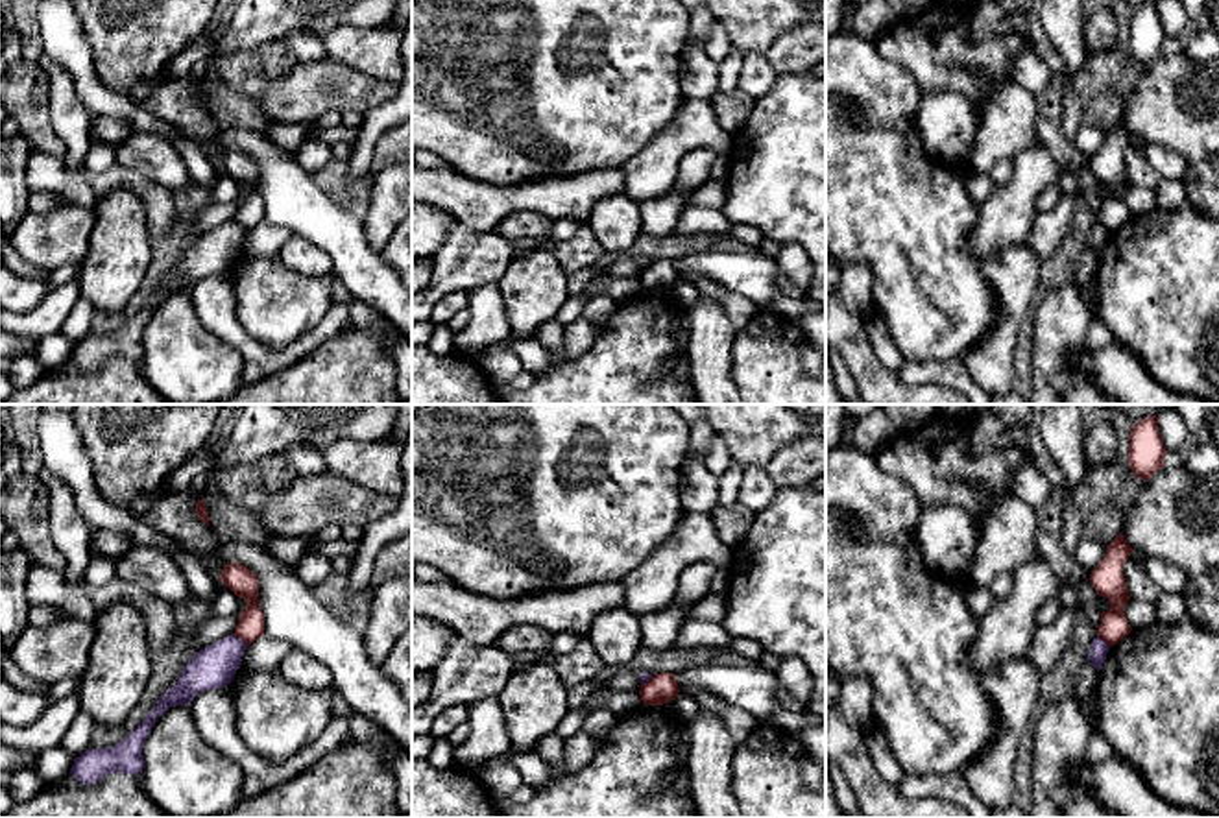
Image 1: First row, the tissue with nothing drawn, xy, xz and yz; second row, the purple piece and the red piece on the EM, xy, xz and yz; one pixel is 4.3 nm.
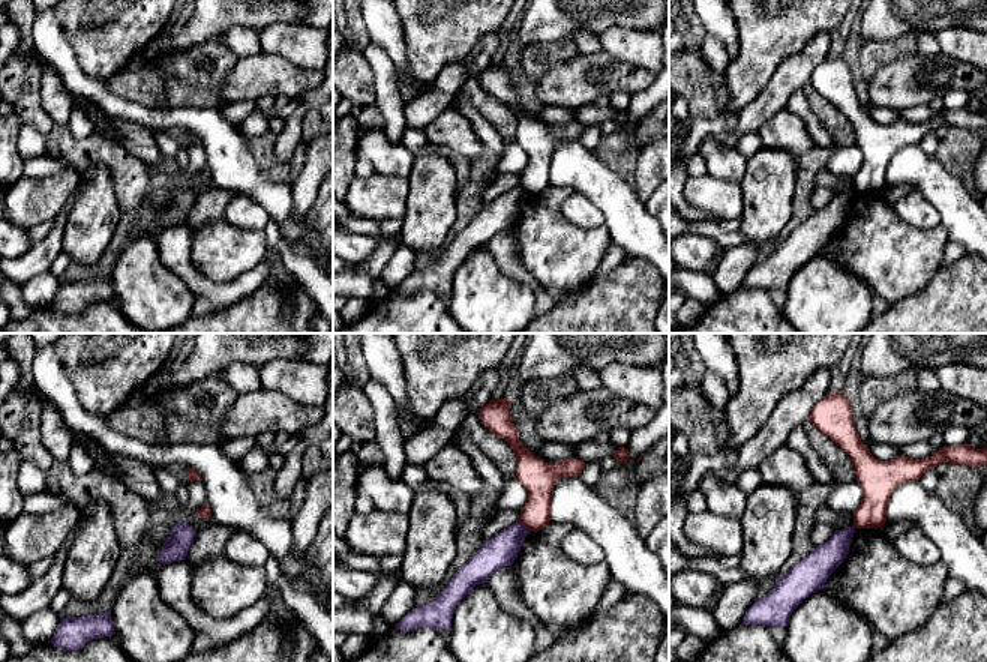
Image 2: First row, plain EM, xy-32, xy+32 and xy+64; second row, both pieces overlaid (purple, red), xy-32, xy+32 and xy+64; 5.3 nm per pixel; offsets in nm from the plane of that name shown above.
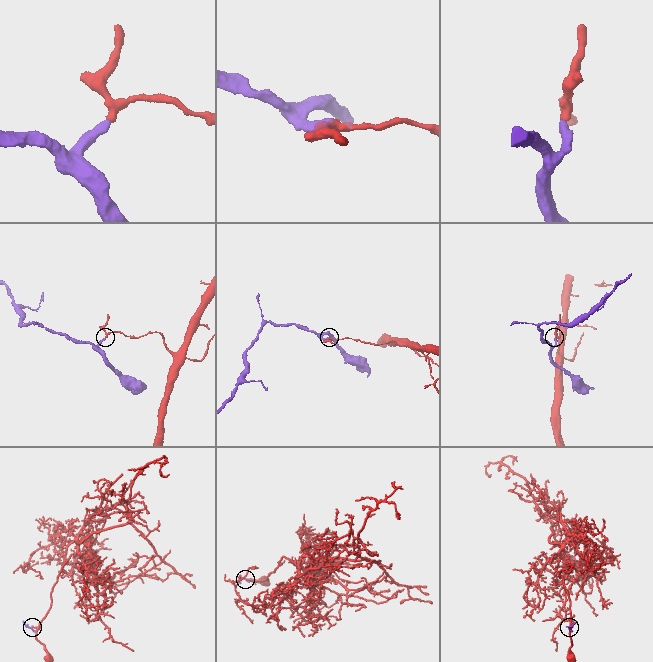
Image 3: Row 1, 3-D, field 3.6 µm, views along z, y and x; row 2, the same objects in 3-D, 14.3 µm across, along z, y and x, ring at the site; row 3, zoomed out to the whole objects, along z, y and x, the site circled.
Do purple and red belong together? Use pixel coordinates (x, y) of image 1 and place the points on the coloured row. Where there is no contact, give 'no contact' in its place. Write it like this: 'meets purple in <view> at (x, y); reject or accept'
meets purple in xy at (241, 639); reject

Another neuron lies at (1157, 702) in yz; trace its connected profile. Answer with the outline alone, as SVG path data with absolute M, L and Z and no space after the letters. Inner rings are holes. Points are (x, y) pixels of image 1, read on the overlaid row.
M1188 615L1175 624L1156 620L1130 630L1110 646L1093 698L1095 716L1088 720L1116 757L1130 763L1167 803L1219 818L1219 632L1199 628Z

